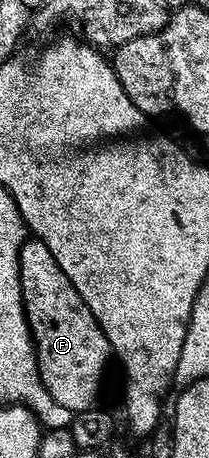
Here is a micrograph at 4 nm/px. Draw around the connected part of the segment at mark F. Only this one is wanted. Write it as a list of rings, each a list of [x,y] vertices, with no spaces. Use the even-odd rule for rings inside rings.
[[[33,236],[27,237],[18,259],[20,292],[30,335],[34,337],[38,371],[52,400],[75,412],[95,409],[99,405],[98,393],[102,390],[106,365],[112,362],[108,336],[96,324],[96,316],[92,316],[80,292],[72,288],[72,280],[64,276],[64,268],[56,264],[56,256],[48,252],[48,244]]]

